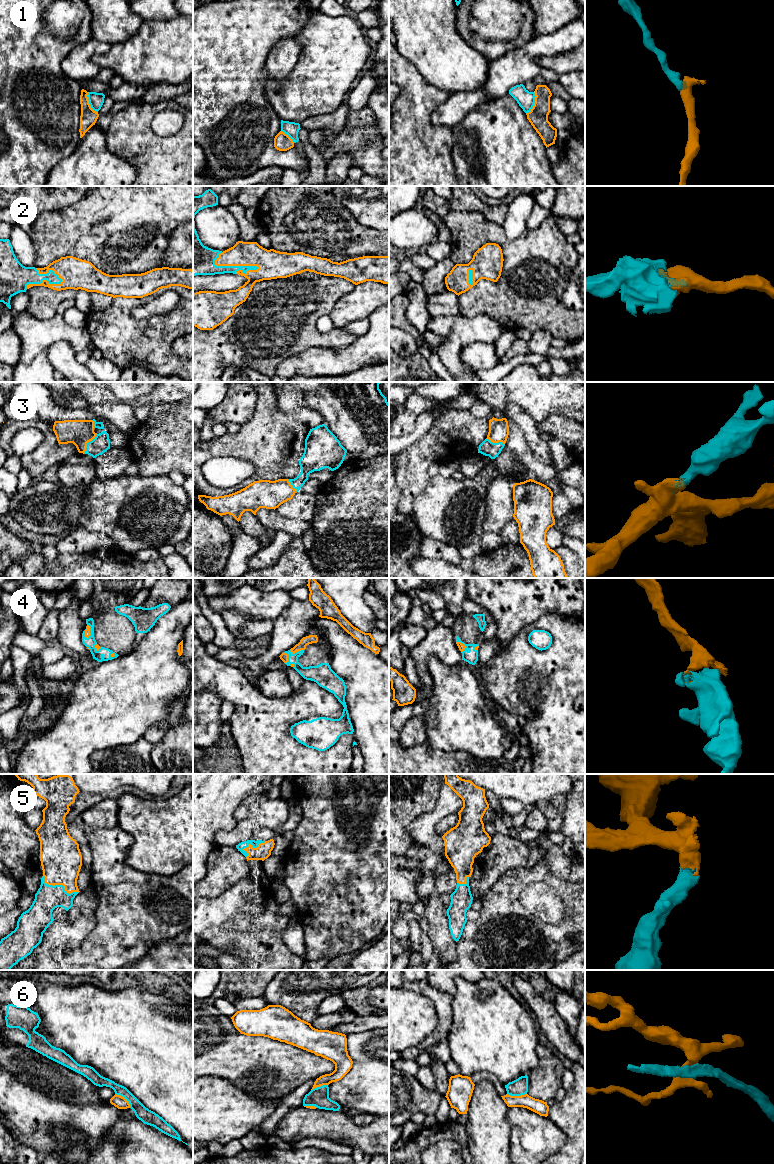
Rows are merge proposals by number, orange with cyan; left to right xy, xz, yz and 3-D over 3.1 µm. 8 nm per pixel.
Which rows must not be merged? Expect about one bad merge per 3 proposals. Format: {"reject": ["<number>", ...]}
{"reject": ["1", "6"]}

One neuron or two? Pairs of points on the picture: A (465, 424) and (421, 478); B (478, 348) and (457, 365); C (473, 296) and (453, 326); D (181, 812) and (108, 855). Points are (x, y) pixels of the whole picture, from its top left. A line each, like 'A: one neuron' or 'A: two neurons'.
A: one neuron
B: two neurons
C: two neurons
D: two neurons

